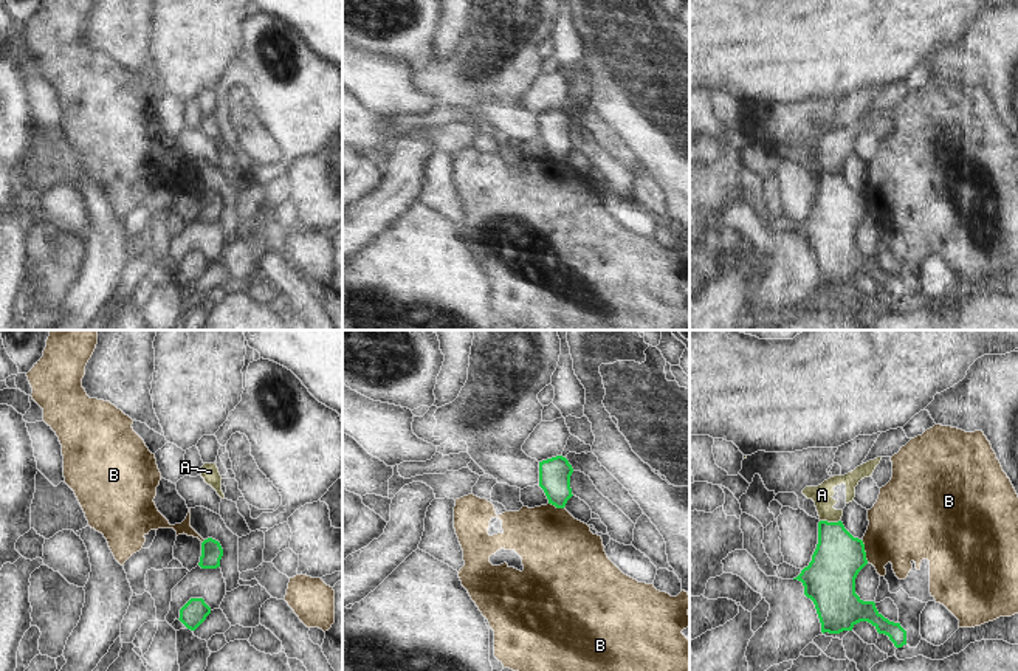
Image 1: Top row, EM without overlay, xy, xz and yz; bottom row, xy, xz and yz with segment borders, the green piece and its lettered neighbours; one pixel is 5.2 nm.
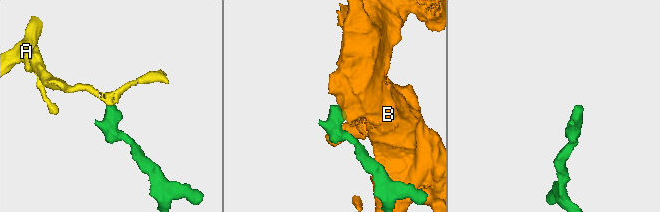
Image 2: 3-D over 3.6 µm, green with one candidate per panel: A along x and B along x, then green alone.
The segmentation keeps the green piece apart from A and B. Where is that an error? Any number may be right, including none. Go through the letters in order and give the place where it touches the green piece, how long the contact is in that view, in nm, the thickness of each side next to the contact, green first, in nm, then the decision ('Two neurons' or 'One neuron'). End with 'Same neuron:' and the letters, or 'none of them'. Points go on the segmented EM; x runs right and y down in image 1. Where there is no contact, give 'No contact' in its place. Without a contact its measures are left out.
A: Touches green at yz (829, 523). Shared border 100 nm. Thickness 260 nm (green) against 110 nm. Two neurons
B: Touches green at yz (863, 550). Shared border 130 nm. Thickness 280 nm (green) against 360 nm. Two neurons
Same neuron: none of them.

